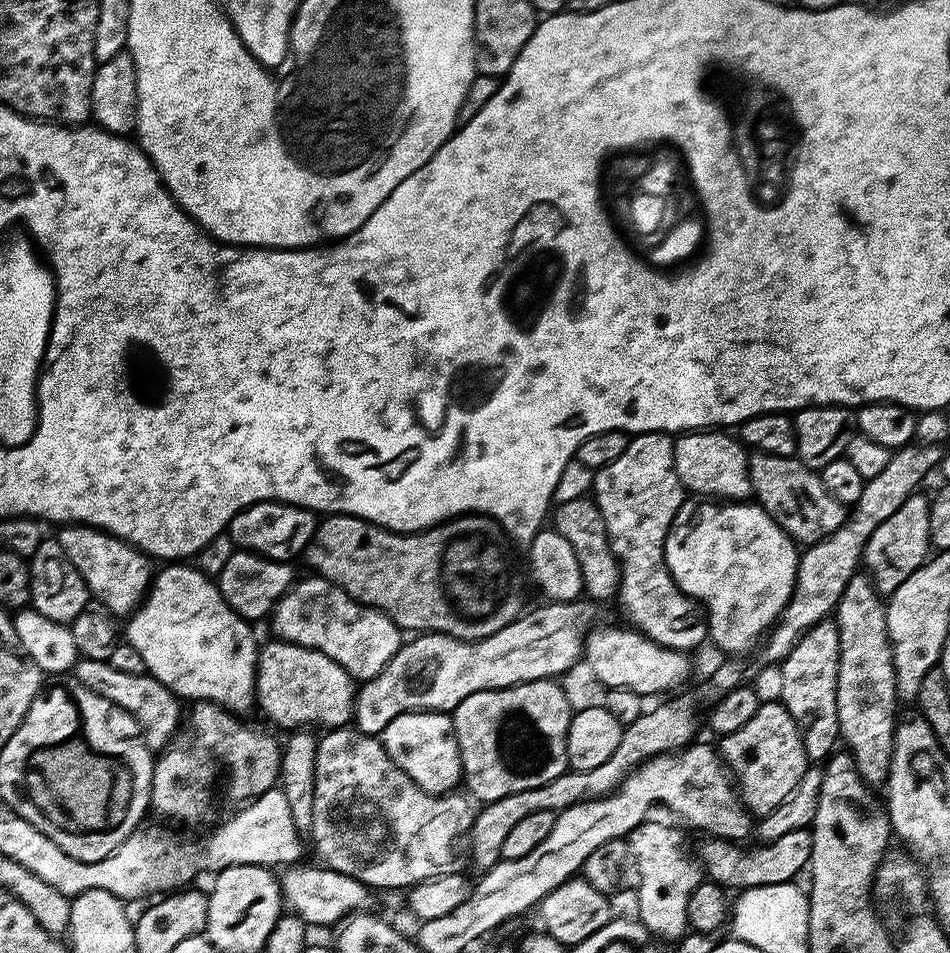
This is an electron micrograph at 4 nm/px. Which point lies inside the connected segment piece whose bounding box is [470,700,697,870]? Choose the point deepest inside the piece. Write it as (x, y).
(670, 727)

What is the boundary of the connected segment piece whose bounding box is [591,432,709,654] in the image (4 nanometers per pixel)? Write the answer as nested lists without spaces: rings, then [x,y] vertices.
[[[641,432],[633,435],[629,439],[626,450],[618,458],[614,458],[614,462],[610,462],[610,466],[602,466],[595,469],[592,477],[591,495],[596,501],[598,510],[602,514],[602,522],[606,526],[606,534],[608,541],[612,547],[612,552],[616,555],[616,560],[620,563],[620,591],[618,593],[618,601],[620,600],[620,608],[628,615],[628,620],[633,629],[637,632],[643,632],[645,636],[650,637],[654,642],[658,642],[658,646],[666,646],[670,650],[678,650],[679,652],[695,653],[694,650],[703,640],[709,639],[708,635],[708,617],[703,608],[697,606],[694,601],[681,588],[676,585],[674,578],[670,574],[670,570],[666,566],[666,558],[664,557],[664,547],[666,546],[666,538],[668,531],[672,528],[672,523],[676,521],[676,515],[680,513],[680,508],[686,503],[686,489],[680,485],[680,479],[676,473],[674,466],[674,440],[671,435],[663,432]]]

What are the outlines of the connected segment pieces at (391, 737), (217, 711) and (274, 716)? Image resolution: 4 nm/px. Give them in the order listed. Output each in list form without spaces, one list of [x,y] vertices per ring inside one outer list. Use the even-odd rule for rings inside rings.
[[[407,712],[398,714],[394,722],[386,726],[382,734],[384,749],[388,751],[388,756],[405,774],[414,781],[419,788],[426,790],[435,796],[442,796],[453,791],[452,788],[462,780],[460,770],[460,751],[458,750],[458,738],[452,725],[451,715],[447,712]]]
[[[198,700],[189,708],[172,743],[155,757],[150,808],[164,820],[211,825],[224,800],[240,806],[277,787],[282,744],[220,704]]]
[[[272,638],[268,645],[256,653],[256,702],[255,707],[264,711],[268,720],[287,730],[331,730],[353,723],[354,702],[358,684],[349,672],[342,670],[334,658],[326,658],[313,648],[303,648],[279,638]]]

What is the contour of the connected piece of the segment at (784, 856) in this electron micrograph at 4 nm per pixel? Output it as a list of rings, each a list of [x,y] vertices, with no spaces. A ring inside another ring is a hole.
[[[808,828],[790,830],[790,834],[782,834],[782,838],[776,838],[769,844],[757,843],[757,848],[744,848],[748,846],[730,840],[708,838],[705,841],[698,855],[703,875],[711,883],[721,884],[726,890],[786,884],[795,881],[796,875],[812,863],[812,833]]]

